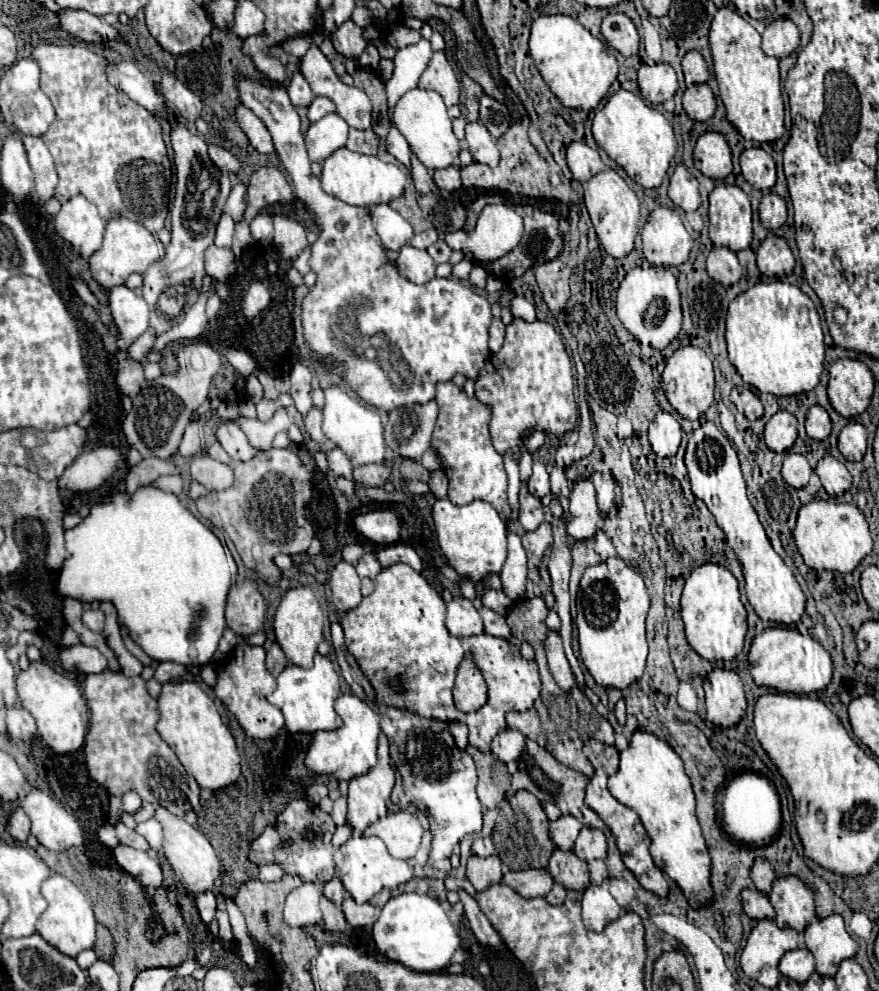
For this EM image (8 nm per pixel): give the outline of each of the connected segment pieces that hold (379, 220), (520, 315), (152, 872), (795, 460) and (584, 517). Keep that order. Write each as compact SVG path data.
M386 203L374 207L372 225L374 225L382 245L390 251L400 251L404 245L410 243L410 239L414 235L412 225Z
M508 287L508 291L512 293L512 299L510 299L510 311L512 311L512 317L516 317L516 319L524 319L524 321L528 321L528 323L536 321L534 304L530 303L524 295L514 293L512 287Z
M118 845L114 849L114 857L118 861L118 865L130 873L132 877L136 877L148 891L158 889L162 885L162 871L160 865L148 857L148 853L138 851L134 847L126 847L126 845Z
M788 453L786 455L784 467L782 467L782 477L788 485L792 485L796 489L806 487L810 473L812 473L812 467L808 465L804 455L800 455L800 453Z
M588 479L576 481L570 495L570 509L566 519L566 531L576 541L592 539L598 531L600 511L596 507L594 485Z

